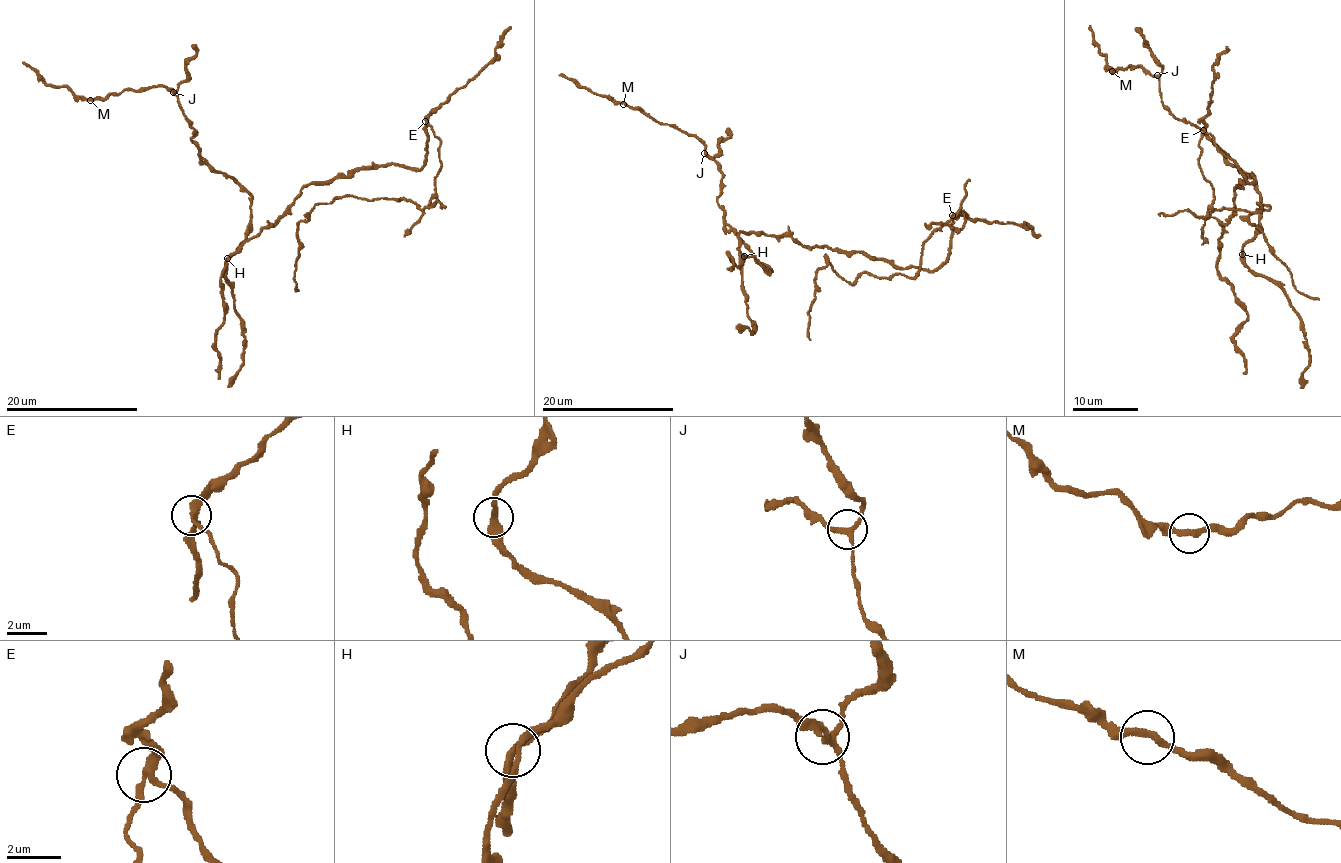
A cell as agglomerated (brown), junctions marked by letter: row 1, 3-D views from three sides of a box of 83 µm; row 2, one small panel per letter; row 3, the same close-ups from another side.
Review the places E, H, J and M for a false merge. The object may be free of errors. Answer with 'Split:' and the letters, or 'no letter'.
Split: E

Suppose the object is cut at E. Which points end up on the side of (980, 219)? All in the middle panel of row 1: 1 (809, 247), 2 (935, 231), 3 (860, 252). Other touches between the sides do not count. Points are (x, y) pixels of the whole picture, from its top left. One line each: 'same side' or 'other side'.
1: same side
2: other side
3: same side

